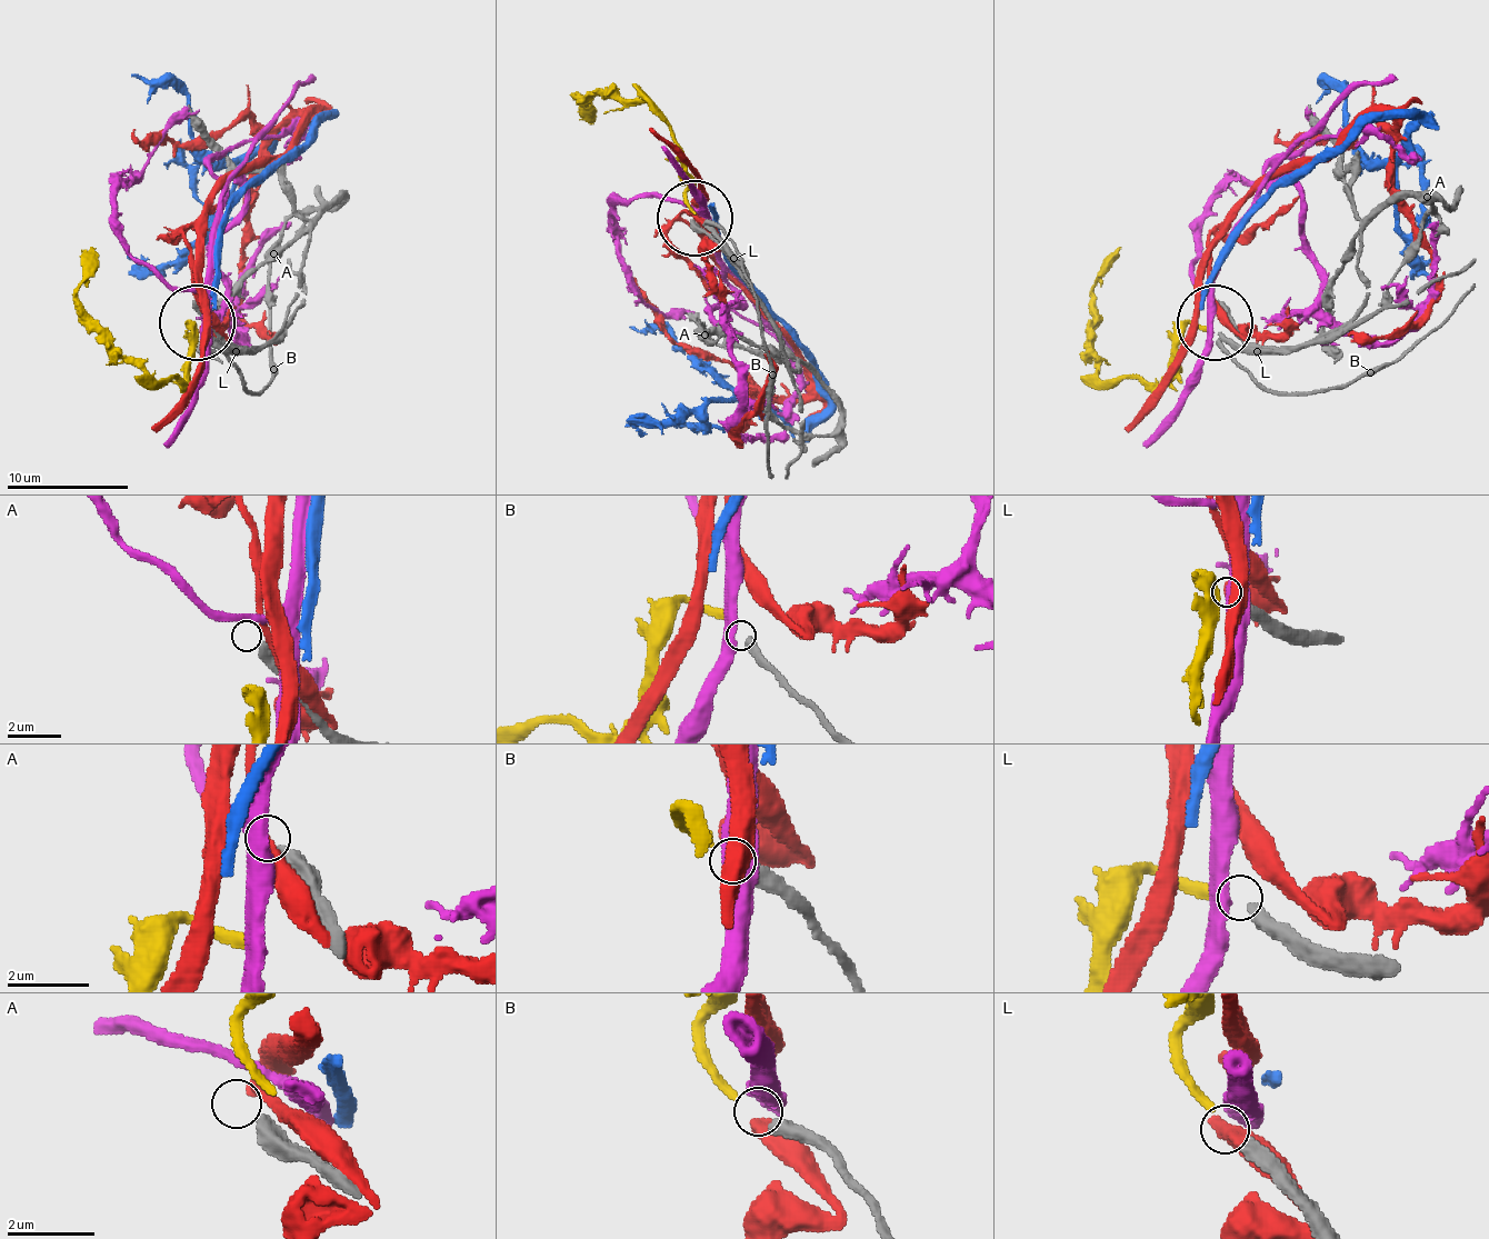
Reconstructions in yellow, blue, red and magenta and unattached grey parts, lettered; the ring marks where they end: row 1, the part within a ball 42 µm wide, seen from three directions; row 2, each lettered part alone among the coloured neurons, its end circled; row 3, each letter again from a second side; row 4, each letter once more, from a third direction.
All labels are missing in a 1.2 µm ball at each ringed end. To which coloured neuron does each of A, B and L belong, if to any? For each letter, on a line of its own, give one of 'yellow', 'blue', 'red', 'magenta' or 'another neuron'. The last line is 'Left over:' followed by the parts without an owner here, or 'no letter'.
A: another neuron
B: yellow
L: another neuron
Left over: A, L

